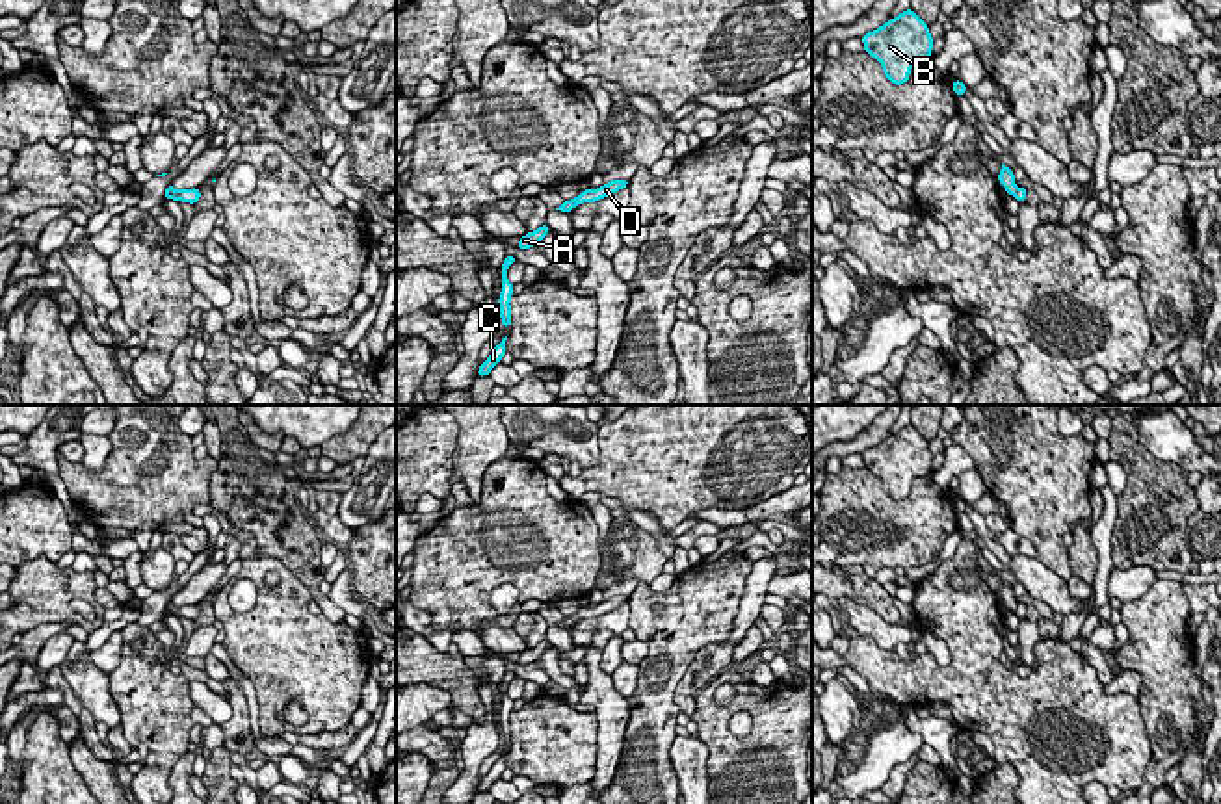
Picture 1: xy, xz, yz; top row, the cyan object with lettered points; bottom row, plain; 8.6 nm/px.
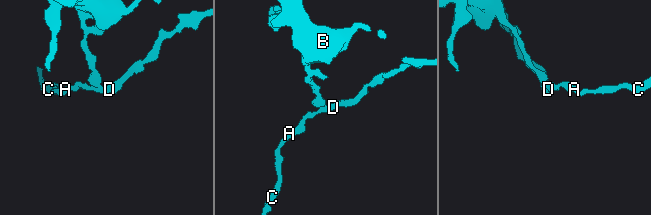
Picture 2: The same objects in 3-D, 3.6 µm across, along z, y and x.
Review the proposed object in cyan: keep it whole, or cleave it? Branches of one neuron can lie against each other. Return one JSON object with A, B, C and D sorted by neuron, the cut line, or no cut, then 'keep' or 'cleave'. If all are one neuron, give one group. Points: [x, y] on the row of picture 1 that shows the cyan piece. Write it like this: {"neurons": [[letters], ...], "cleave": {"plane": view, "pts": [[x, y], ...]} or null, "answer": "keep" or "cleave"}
{"neurons": [["A", "B", "C", "D"]], "cleave": null, "answer": "keep"}

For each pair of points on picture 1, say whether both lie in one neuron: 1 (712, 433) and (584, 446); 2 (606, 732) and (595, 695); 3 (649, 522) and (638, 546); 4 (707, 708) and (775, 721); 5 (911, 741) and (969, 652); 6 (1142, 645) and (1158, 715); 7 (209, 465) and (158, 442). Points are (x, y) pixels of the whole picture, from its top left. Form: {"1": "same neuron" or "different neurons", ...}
{"1": "different neurons", "2": "same neuron", "3": "different neurons", "4": "same neuron", "5": "different neurons", "6": "same neuron", "7": "same neuron"}

